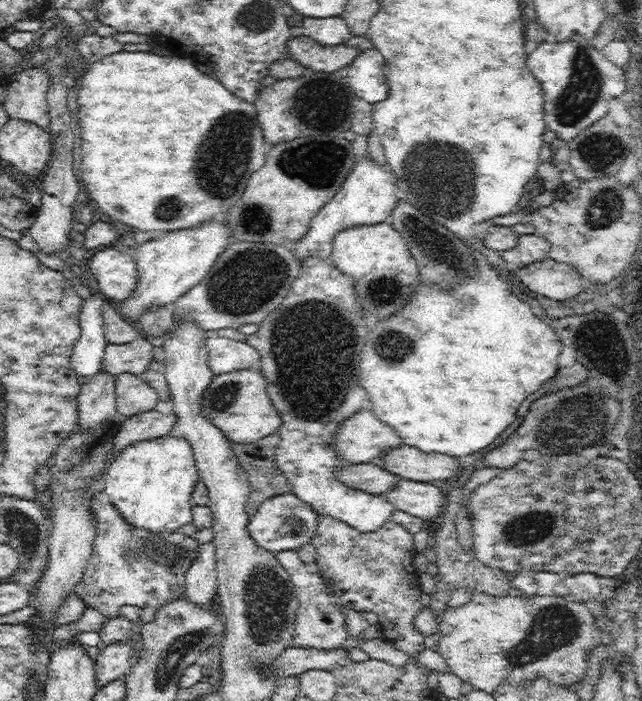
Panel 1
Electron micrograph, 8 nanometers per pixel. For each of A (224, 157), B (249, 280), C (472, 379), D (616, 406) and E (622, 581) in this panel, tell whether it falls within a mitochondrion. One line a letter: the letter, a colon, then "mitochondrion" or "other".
A: mitochondrion
B: mitochondrion
C: other
D: other
E: other

